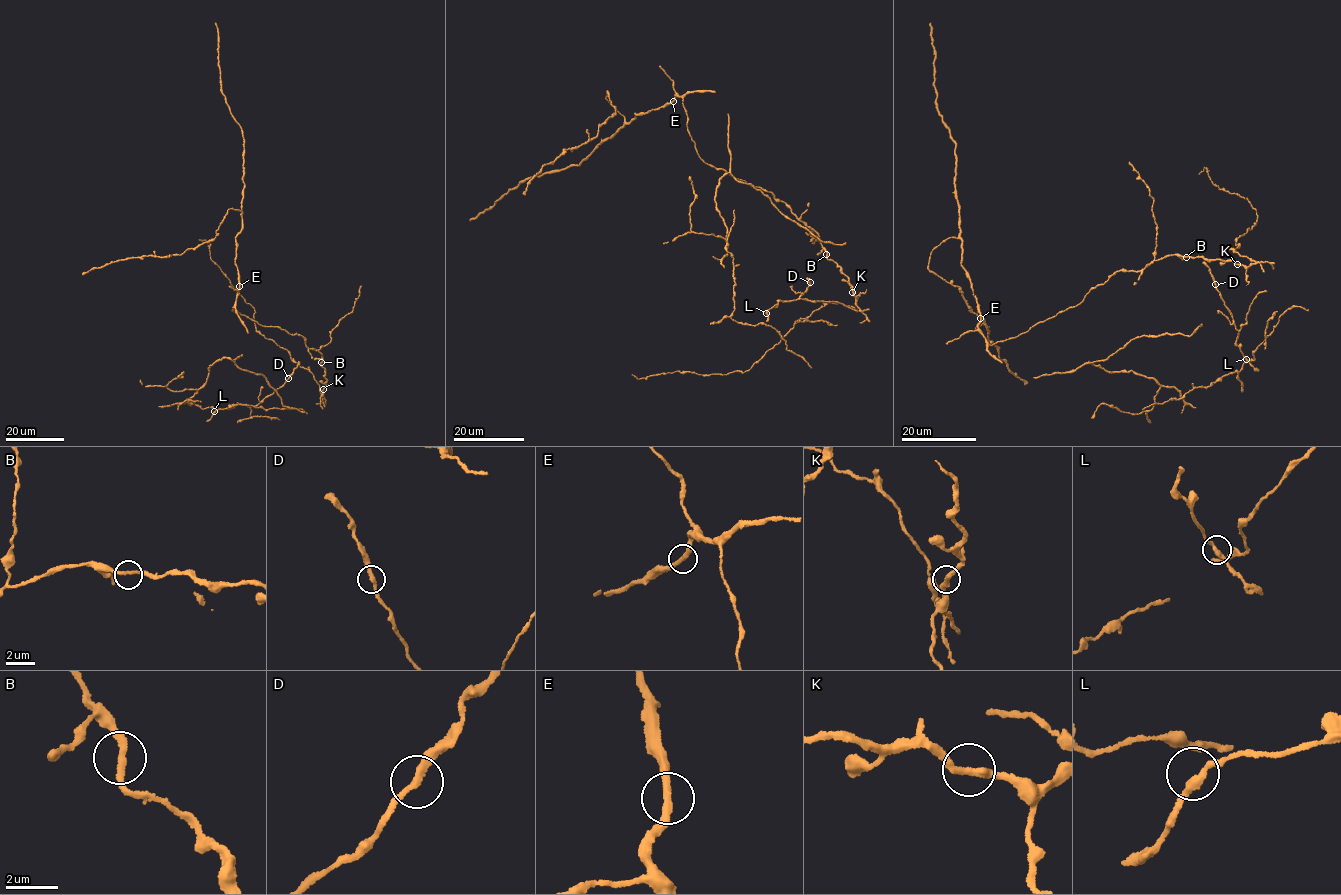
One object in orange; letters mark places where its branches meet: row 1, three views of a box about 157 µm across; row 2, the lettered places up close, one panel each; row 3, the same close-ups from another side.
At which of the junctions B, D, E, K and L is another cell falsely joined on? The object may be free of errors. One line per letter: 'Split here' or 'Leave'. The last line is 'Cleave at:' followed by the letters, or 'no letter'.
B: Leave
D: Leave
E: Leave
K: Leave
L: Leave
Cleave at: no letter

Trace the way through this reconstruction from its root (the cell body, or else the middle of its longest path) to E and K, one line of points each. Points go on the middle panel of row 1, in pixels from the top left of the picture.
E: (827, 255), (816, 231), (799, 220), (785, 202), (703, 162), (688, 130), (682, 98), (676, 95), (673, 101)
K: (827, 255), (847, 277), (852, 292)

